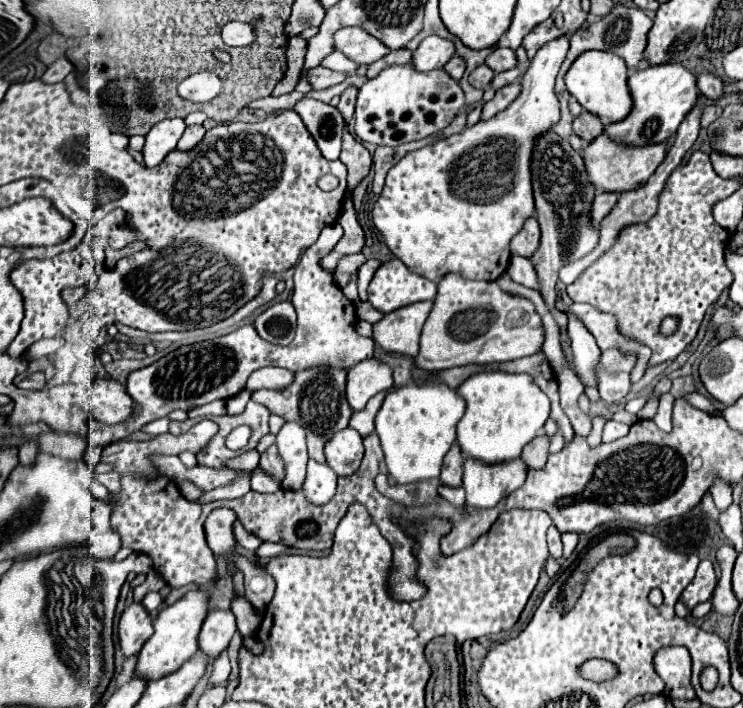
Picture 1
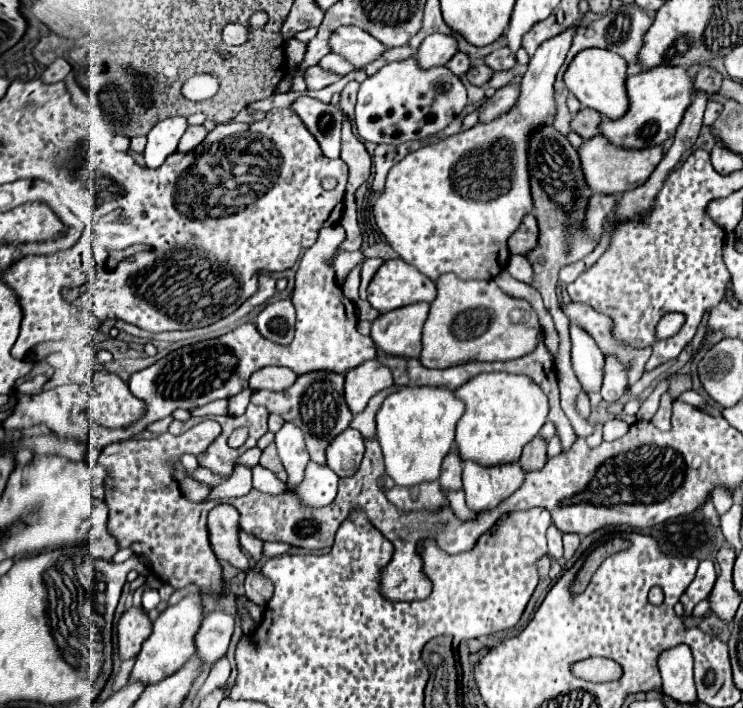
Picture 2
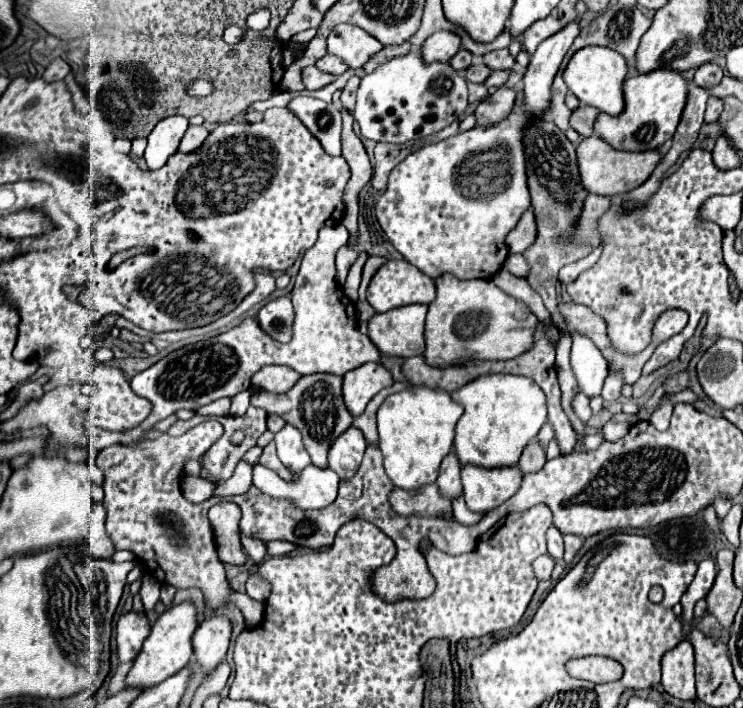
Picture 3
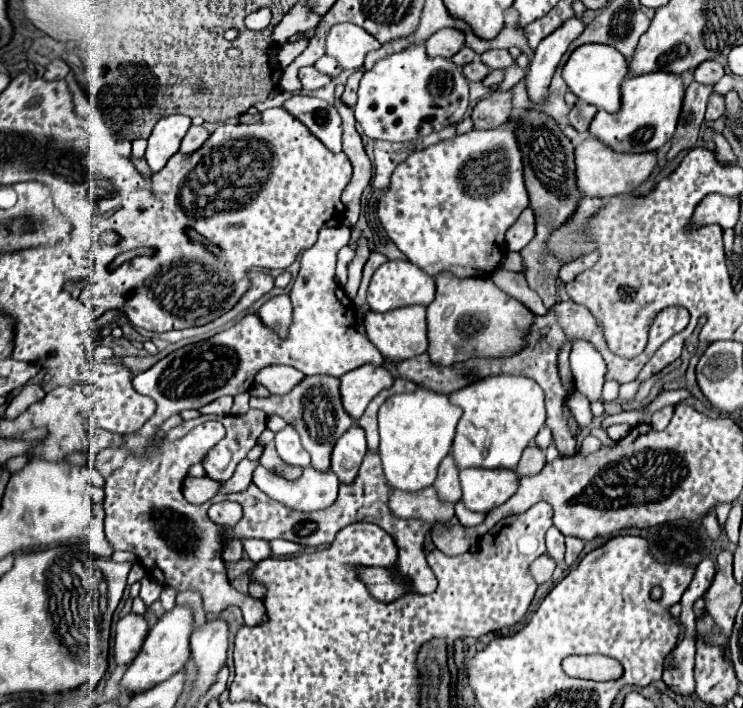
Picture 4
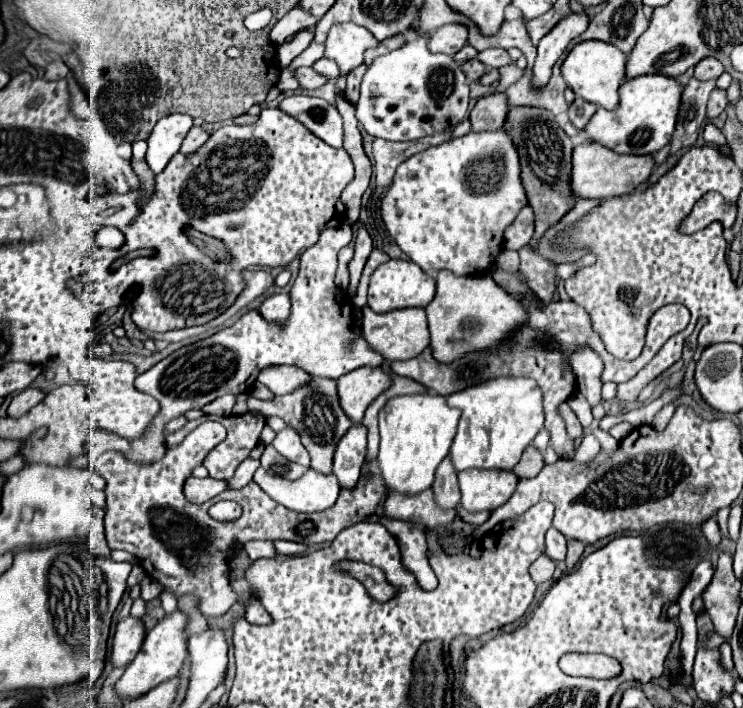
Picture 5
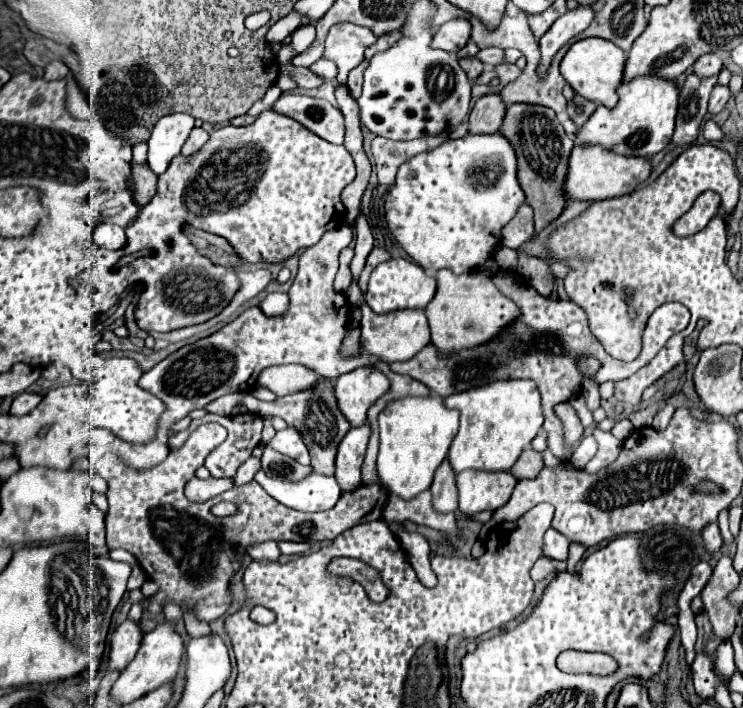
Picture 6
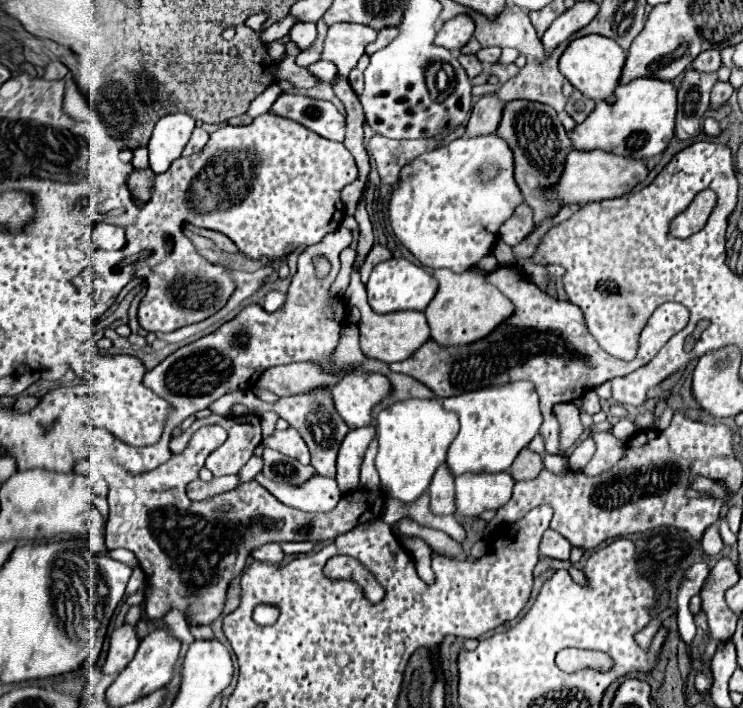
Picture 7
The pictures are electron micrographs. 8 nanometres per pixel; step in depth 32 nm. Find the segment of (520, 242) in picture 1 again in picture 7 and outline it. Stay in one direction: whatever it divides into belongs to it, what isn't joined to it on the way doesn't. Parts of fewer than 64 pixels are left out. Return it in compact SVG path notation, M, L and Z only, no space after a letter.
M520 204L516 208L516 212L500 226L500 238L508 244L514 246L520 240L524 240L534 228L534 220L532 220L532 210L526 204Z

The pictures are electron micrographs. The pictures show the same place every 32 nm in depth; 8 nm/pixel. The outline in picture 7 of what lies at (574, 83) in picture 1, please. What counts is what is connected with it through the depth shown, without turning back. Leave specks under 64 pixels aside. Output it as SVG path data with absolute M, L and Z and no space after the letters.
M586 34L568 44L564 54L560 56L560 72L584 96L592 100L610 100L614 88L618 86L624 60L626 52L616 42L612 42L612 38L600 34Z

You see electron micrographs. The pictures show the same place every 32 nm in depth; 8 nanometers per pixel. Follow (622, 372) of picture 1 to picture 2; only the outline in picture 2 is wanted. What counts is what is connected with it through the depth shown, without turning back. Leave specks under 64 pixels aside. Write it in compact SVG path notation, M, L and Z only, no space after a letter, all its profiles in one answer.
M606 356L606 366L604 366L604 384L602 384L602 398L606 402L616 402L624 396L628 388L626 382L626 368L612 356Z

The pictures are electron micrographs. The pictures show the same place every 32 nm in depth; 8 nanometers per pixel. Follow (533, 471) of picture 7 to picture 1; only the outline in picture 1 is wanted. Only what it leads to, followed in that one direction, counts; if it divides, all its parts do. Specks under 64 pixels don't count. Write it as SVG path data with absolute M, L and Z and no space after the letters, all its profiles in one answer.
M536 436L536 440L532 440L532 444L524 446L522 458L528 470L536 470L536 468L544 468L546 458L548 458L548 438L546 436Z

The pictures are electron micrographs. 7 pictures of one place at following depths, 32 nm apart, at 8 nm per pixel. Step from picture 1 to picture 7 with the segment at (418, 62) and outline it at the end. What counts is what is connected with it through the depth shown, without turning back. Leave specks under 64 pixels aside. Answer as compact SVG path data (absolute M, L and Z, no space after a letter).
M458 14L452 20L442 24L434 42L452 52L460 52L462 46L472 38L474 28L476 26L474 26L474 20L470 18L470 14Z

